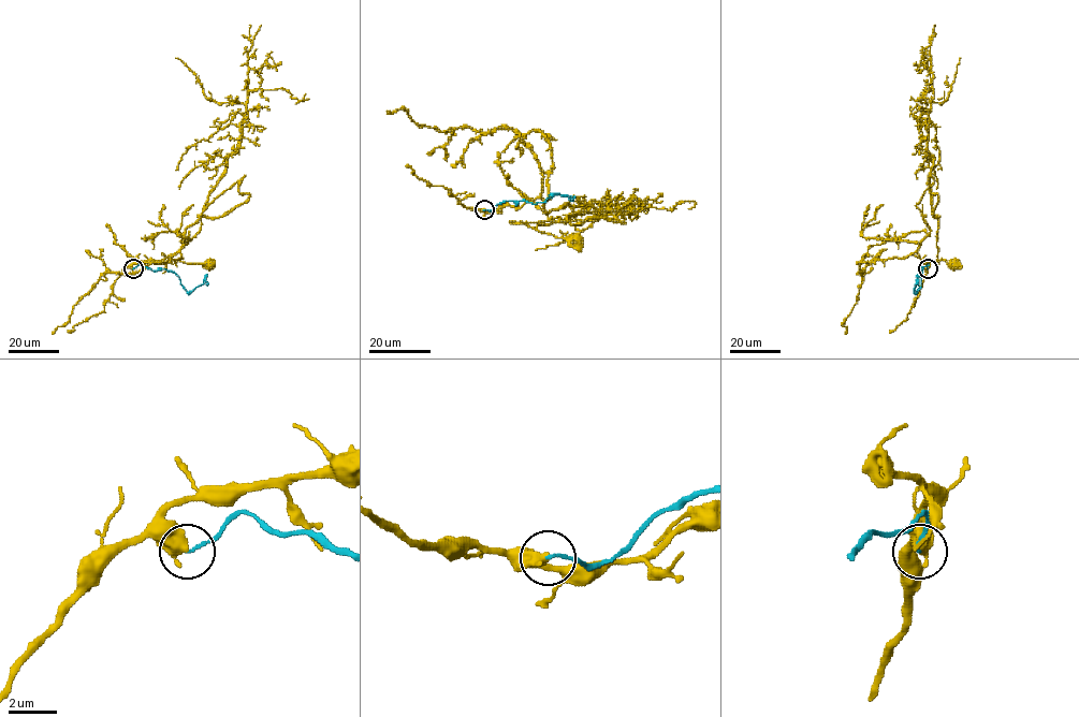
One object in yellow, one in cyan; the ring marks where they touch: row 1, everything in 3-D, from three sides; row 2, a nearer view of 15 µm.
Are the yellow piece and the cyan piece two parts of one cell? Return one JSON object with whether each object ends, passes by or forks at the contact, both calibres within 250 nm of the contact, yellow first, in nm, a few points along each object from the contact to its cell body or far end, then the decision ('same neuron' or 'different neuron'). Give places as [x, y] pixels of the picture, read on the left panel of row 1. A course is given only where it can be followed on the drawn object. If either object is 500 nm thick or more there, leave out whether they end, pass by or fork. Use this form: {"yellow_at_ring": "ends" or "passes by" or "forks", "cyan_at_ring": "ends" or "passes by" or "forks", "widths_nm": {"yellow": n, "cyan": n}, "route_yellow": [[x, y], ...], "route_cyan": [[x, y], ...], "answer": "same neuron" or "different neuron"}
{"widths_nm": {"yellow": 550, "cyan": 110}, "route_yellow": [[133, 268], [174, 255], [185, 230], [245, 175], [245, 202], [202, 216], [201, 229], [156, 263], [209, 263]], "route_cyan": [[133, 268], [140, 264], [154, 271], [174, 273], [188, 292], [201, 286], [207, 274]], "answer": "different neuron"}

